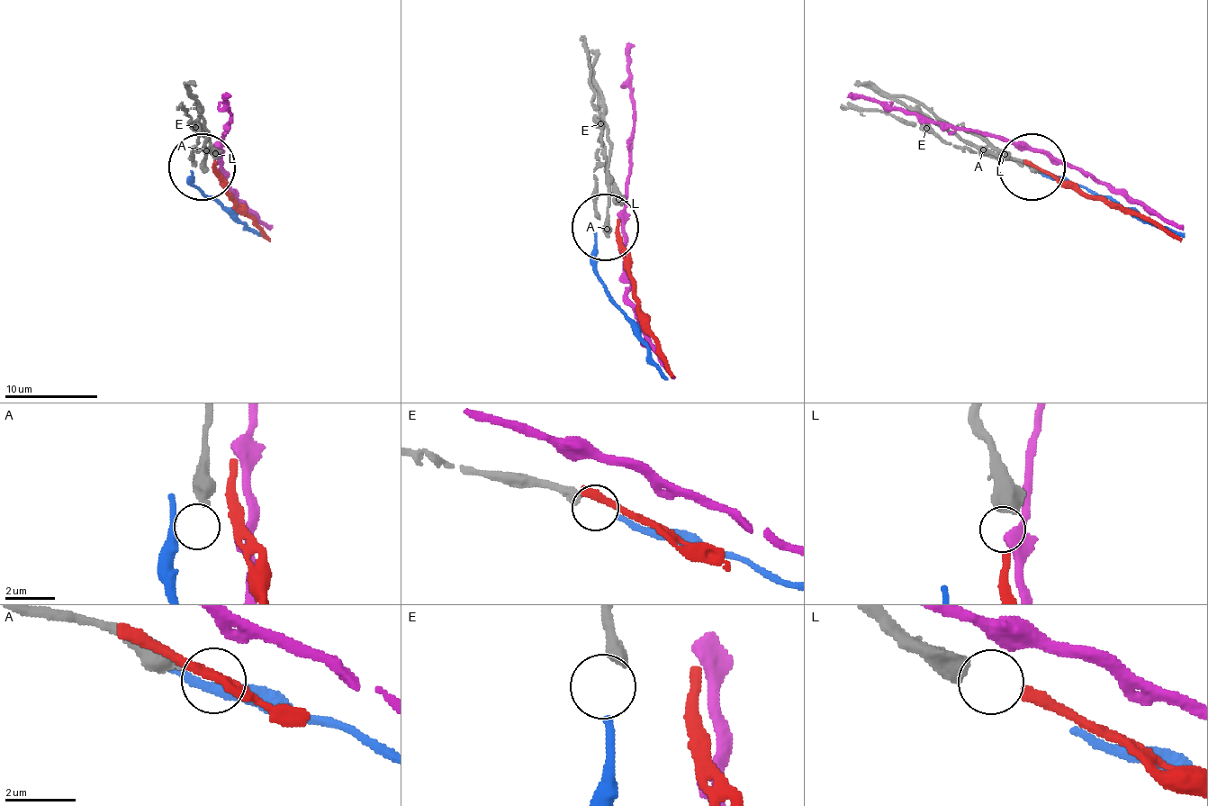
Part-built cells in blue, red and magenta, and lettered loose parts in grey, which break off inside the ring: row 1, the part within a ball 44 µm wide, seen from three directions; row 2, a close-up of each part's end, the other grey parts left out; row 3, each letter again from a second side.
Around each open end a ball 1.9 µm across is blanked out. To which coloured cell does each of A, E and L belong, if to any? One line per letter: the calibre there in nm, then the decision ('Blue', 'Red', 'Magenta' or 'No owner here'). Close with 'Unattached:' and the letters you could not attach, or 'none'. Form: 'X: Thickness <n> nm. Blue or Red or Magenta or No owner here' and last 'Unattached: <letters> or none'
A: Thickness 460 nm. No owner here
E: Thickness 400 nm. Blue
L: Thickness 600 nm. Red
Unattached: A

